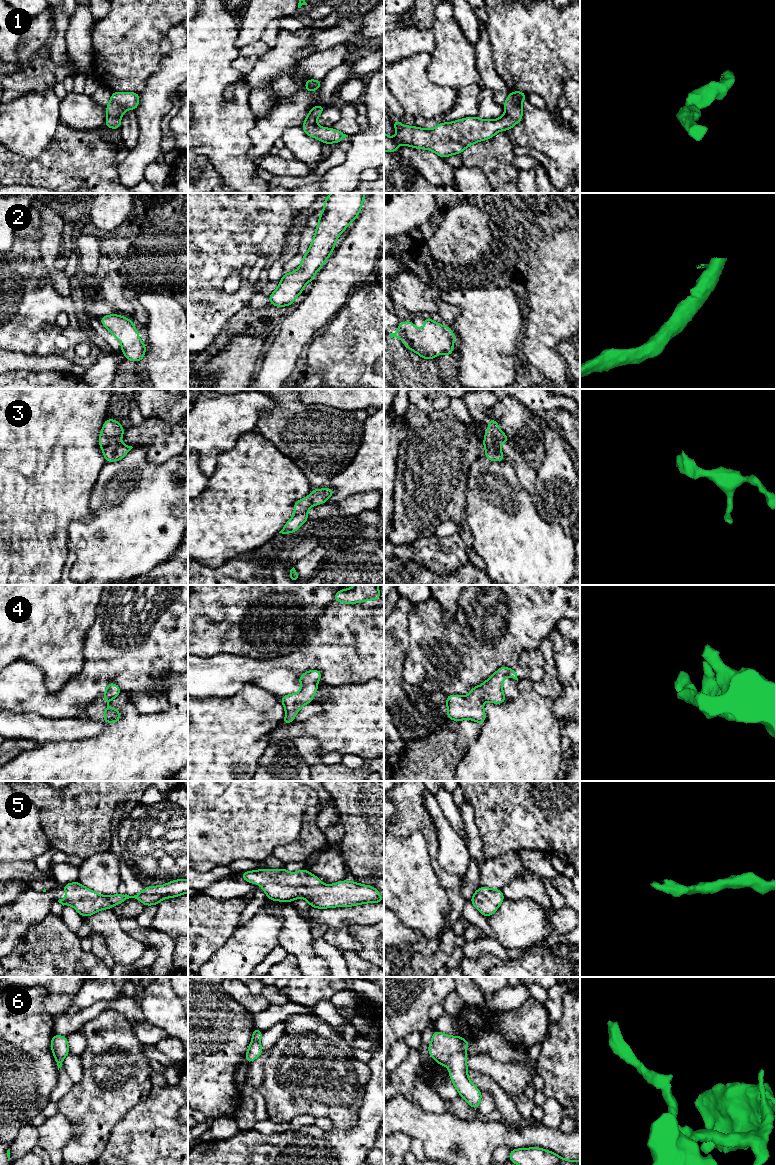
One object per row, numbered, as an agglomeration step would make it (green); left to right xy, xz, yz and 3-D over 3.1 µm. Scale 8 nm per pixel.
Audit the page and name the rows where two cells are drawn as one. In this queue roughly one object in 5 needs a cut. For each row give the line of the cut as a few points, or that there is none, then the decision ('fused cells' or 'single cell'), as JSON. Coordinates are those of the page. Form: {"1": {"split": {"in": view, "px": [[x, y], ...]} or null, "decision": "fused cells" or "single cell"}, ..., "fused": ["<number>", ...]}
{"1": {"split": null, "decision": "single cell"}, "2": {"split": null, "decision": "single cell"}, "3": {"split": null, "decision": "single cell"}, "4": {"split": null, "decision": "single cell"}, "5": {"split": null, "decision": "single cell"}, "6": {"split": {"in": "yz", "px": [[464, 1051], [455, 1051], [450, 1056], [447, 1065]]}, "decision": "fused cells"}, "fused": ["6"]}

